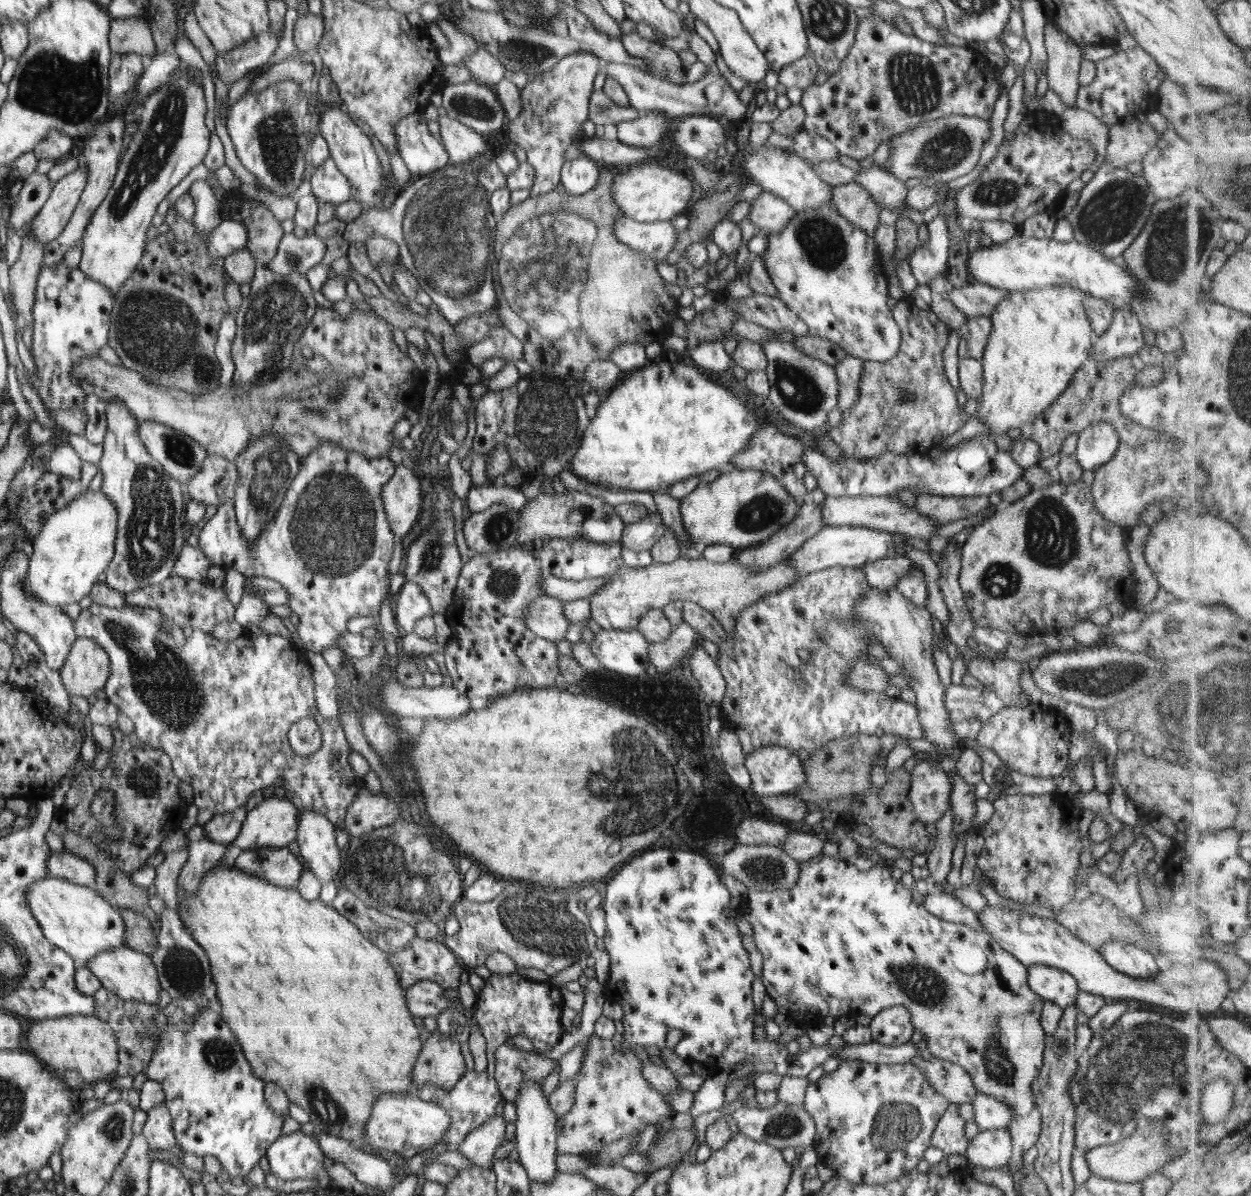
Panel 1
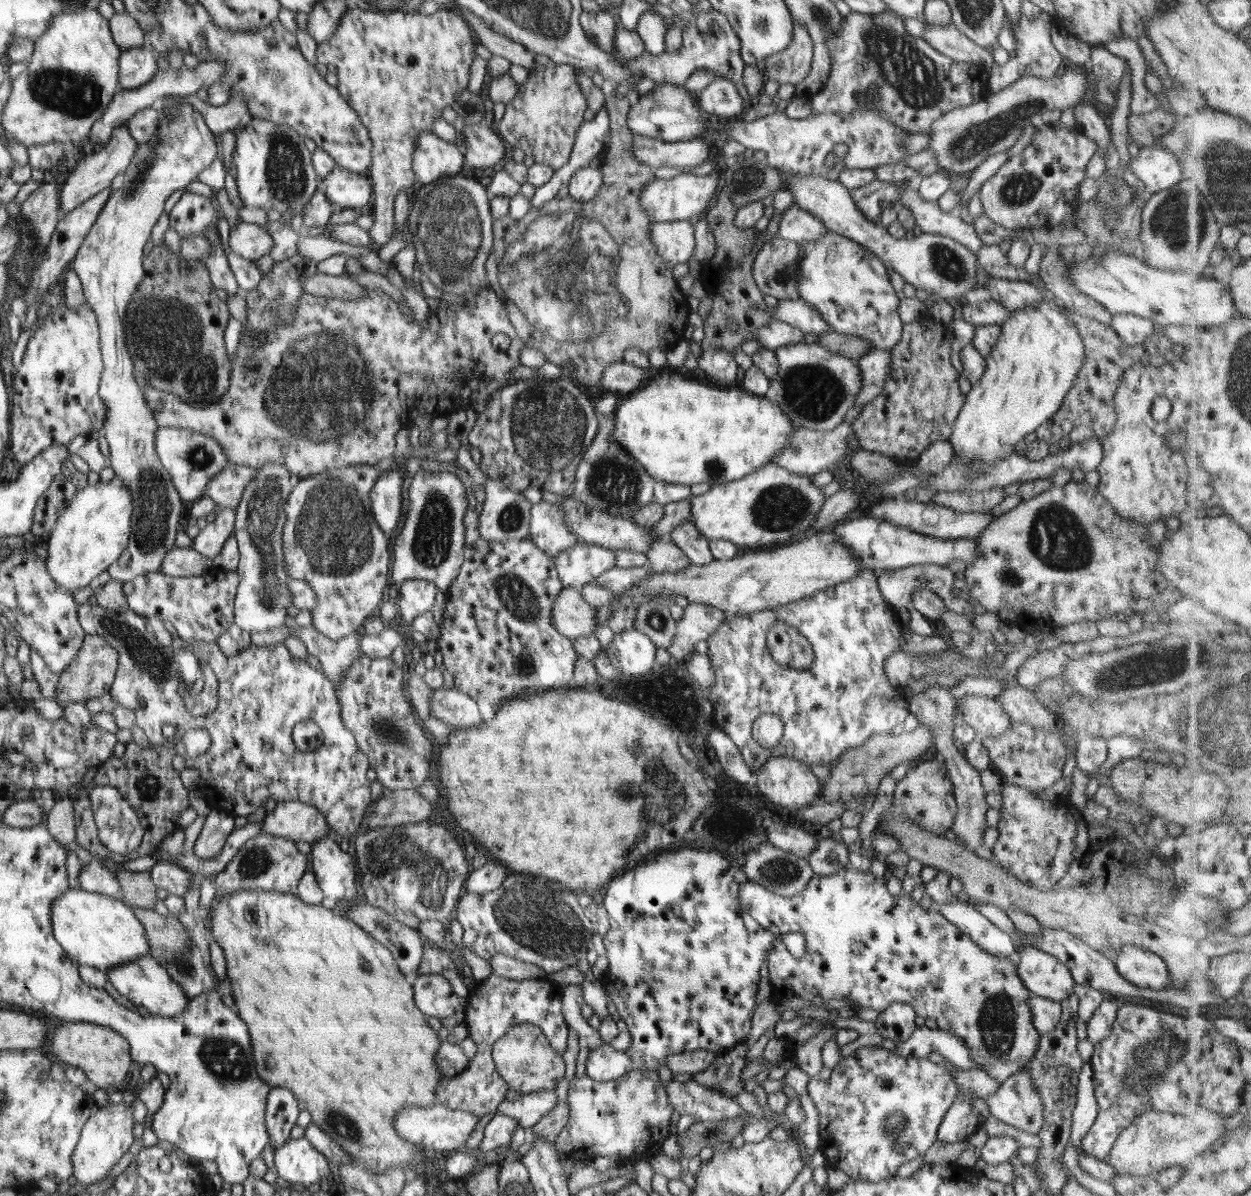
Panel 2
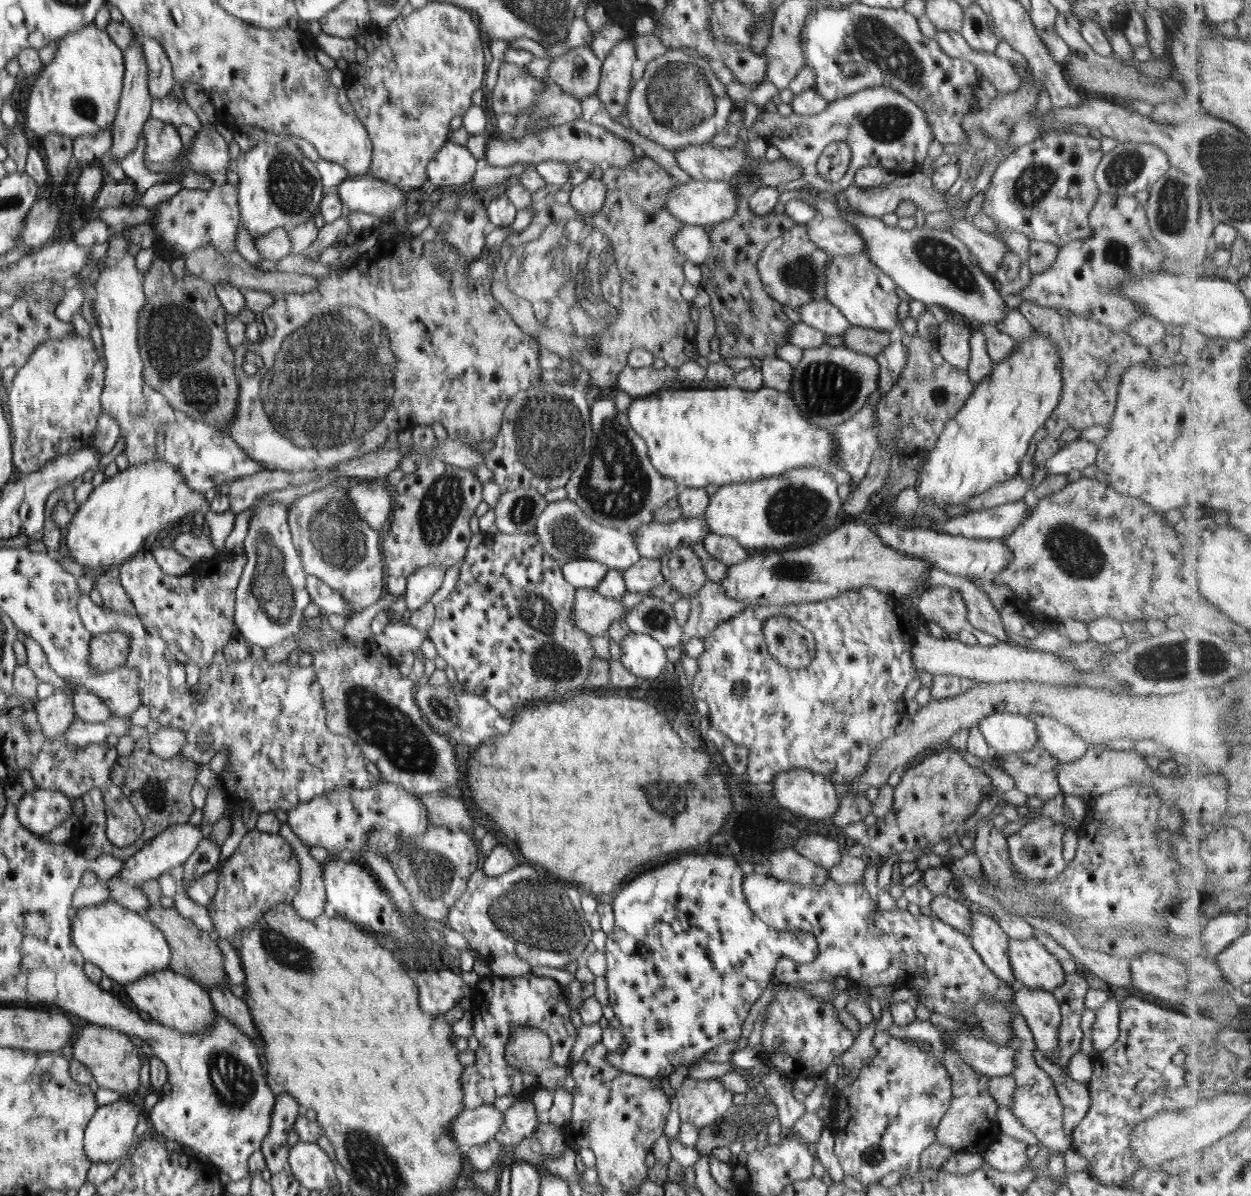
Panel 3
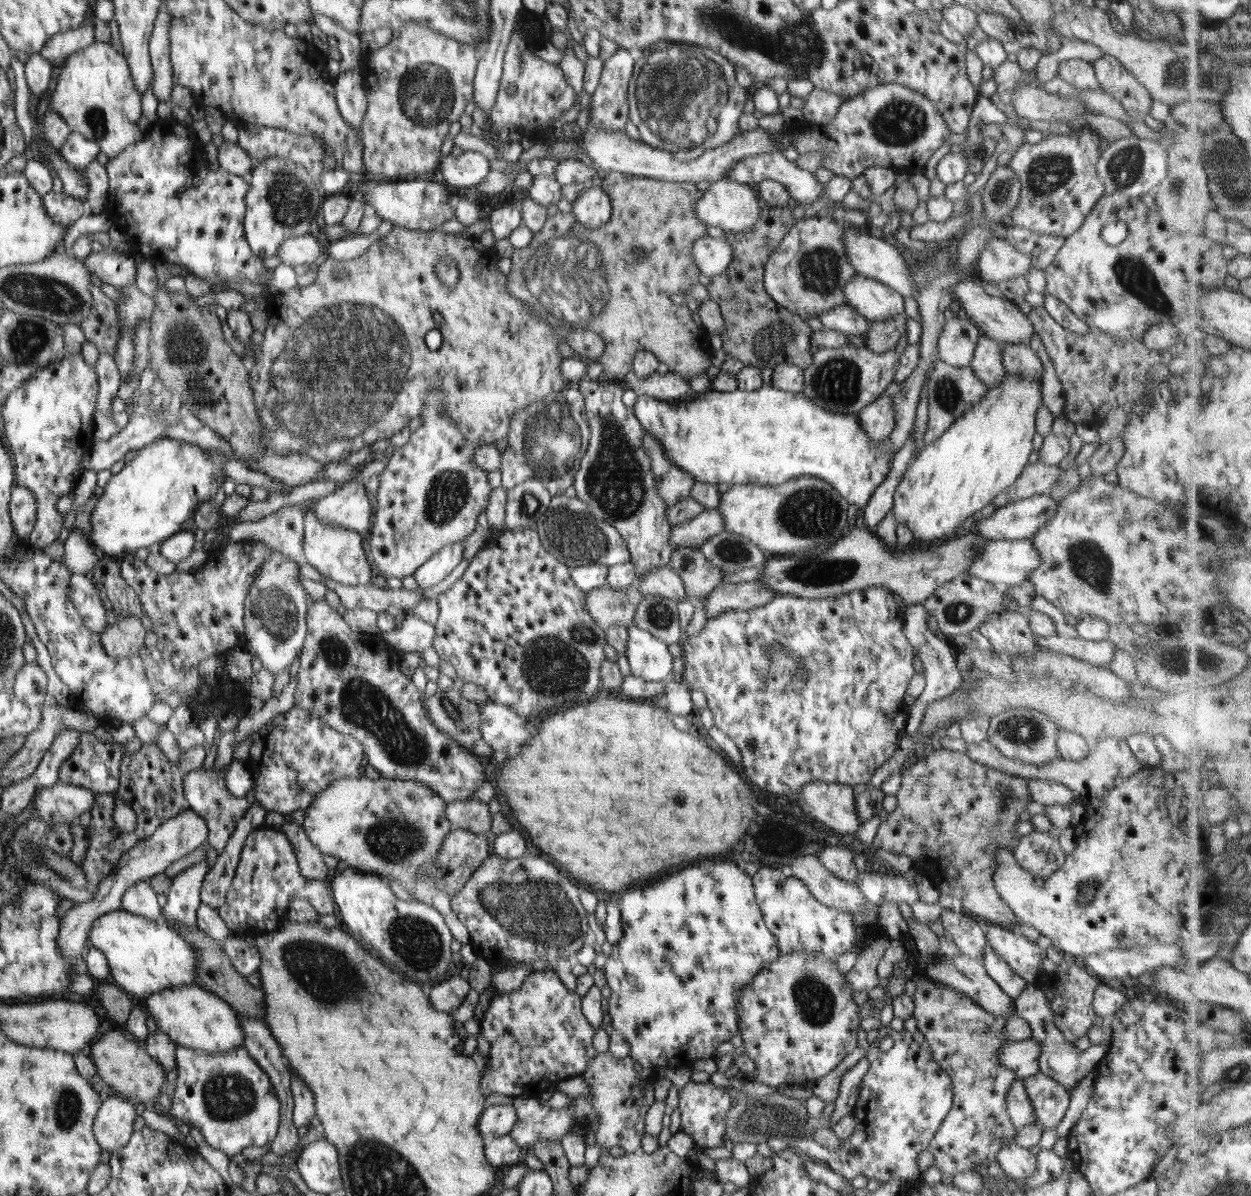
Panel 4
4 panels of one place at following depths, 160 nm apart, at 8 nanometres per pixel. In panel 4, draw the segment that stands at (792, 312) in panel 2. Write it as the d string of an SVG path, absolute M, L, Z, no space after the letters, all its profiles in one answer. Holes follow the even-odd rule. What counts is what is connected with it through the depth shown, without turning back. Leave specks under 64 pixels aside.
M848 304L823 312L819 319L826 329L841 332L843 335L864 335L871 327L871 322Z

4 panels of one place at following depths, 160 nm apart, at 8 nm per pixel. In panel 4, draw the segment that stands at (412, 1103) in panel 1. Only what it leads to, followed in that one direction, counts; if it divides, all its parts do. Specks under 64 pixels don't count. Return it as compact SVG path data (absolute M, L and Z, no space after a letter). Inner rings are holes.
M486 1104L476 1128L482 1140L487 1141L493 1137L510 1135L514 1125L516 1125L516 1110L513 1105L491 1106Z

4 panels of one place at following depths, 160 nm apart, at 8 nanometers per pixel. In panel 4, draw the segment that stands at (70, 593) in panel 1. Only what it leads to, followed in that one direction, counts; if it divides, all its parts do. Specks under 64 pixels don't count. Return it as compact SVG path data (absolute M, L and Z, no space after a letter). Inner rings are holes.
M161 438L141 448L119 473L113 474L94 507L91 533L87 535L99 554L121 560L128 554L135 554L138 548L146 548L154 542L163 542L174 533L182 531L184 522L196 516L200 506L215 497L226 478L222 468L215 466L206 452L206 449L193 443Z

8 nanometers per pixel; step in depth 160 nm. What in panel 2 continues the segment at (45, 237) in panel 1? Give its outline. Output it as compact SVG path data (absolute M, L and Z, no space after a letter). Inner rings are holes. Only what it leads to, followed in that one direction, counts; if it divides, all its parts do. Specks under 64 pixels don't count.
M126 122L120 123L112 131L108 143L96 149L92 156L77 160L75 168L58 188L58 206L62 217L66 216L68 212L72 212L74 208L80 207L92 196L108 189L118 174L124 175L126 173L132 157L138 151L138 143L127 126L128 123Z

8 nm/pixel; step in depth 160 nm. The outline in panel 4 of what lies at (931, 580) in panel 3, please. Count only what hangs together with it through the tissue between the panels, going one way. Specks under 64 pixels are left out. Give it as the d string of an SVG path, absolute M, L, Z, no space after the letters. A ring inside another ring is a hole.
M1018 611L993 612L978 630L1002 656L1016 654L1018 650L1036 653L1041 648L1034 641L1028 622L1028 615Z

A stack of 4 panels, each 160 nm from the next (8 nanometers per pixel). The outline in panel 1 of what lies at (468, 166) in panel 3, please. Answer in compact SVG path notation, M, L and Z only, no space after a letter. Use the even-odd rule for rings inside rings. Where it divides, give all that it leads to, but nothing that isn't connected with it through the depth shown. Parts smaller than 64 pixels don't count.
M422 111L409 114L395 124L398 152L413 177L421 177L450 164L442 142L428 129Z

